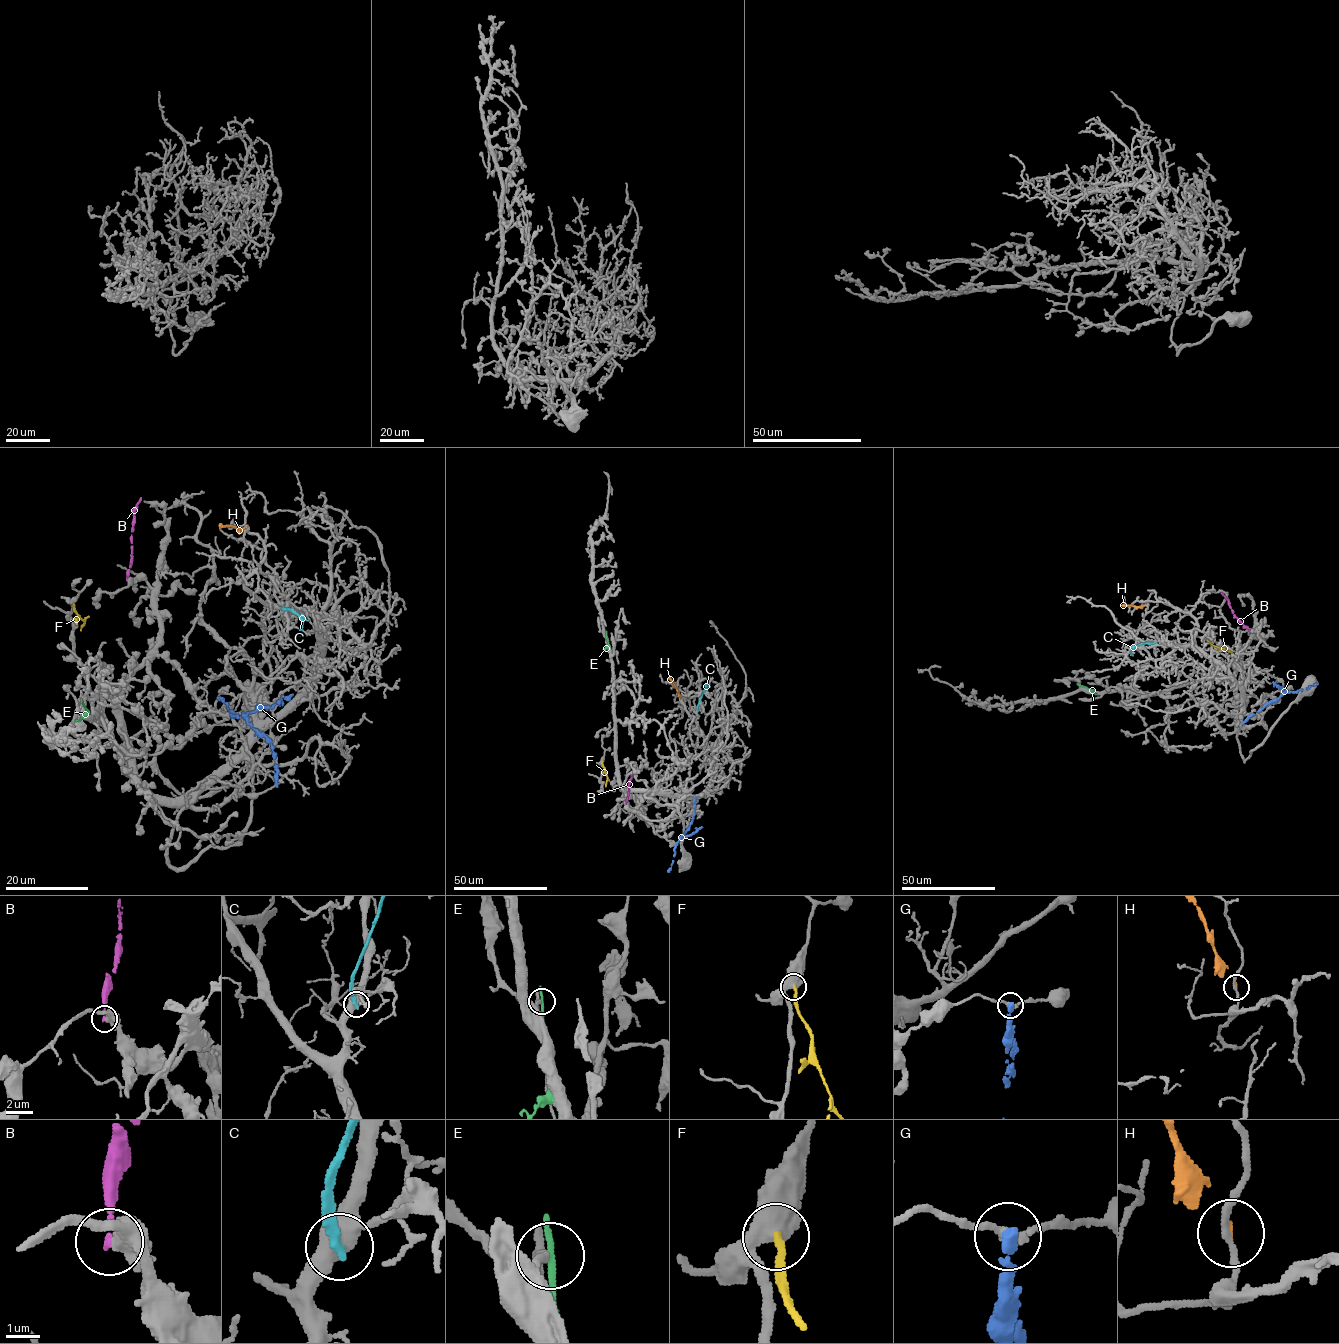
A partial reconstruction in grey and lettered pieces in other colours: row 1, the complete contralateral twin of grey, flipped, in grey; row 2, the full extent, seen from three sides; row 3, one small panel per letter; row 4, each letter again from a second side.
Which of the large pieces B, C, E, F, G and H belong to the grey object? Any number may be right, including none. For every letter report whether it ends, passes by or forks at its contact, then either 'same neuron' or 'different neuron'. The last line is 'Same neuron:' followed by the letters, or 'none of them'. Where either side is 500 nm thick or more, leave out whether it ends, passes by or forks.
B: different neuron
C: it ends there; different neuron
E: it ends there; different neuron
F: it ends there; different neuron
G: it ends there; different neuron
H: it ends there; different neuron
Same neuron: none of them

